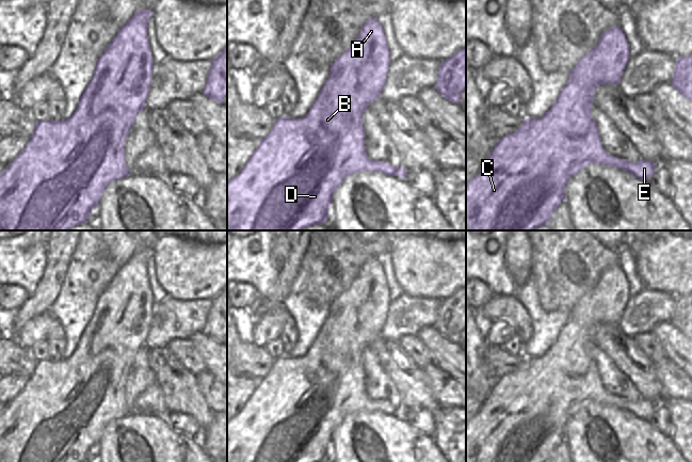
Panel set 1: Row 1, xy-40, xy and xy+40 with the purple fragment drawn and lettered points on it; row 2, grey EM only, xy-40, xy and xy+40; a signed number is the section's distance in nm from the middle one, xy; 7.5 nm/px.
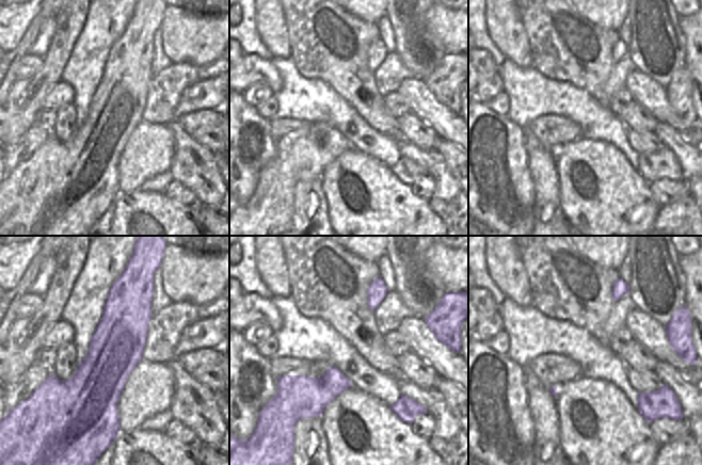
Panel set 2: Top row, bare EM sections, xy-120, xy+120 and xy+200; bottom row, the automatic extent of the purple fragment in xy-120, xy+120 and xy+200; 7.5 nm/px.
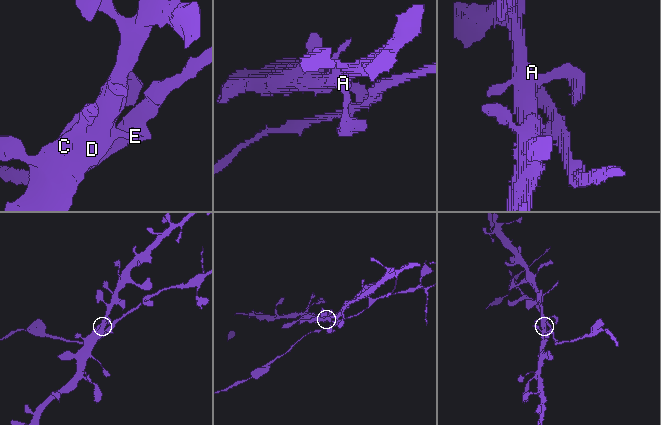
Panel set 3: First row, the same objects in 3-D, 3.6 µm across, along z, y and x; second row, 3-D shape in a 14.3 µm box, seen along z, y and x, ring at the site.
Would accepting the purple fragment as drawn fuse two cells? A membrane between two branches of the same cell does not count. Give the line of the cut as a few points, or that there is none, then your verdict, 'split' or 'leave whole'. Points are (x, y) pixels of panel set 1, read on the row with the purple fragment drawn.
cut xy (387, 163), (396, 174); split

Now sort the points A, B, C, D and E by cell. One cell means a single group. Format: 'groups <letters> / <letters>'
groups A B C D / E

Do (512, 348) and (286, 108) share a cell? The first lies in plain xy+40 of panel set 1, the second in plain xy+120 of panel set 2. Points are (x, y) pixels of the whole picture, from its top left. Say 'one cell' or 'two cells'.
two cells

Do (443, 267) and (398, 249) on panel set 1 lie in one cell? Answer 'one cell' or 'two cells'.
one cell

